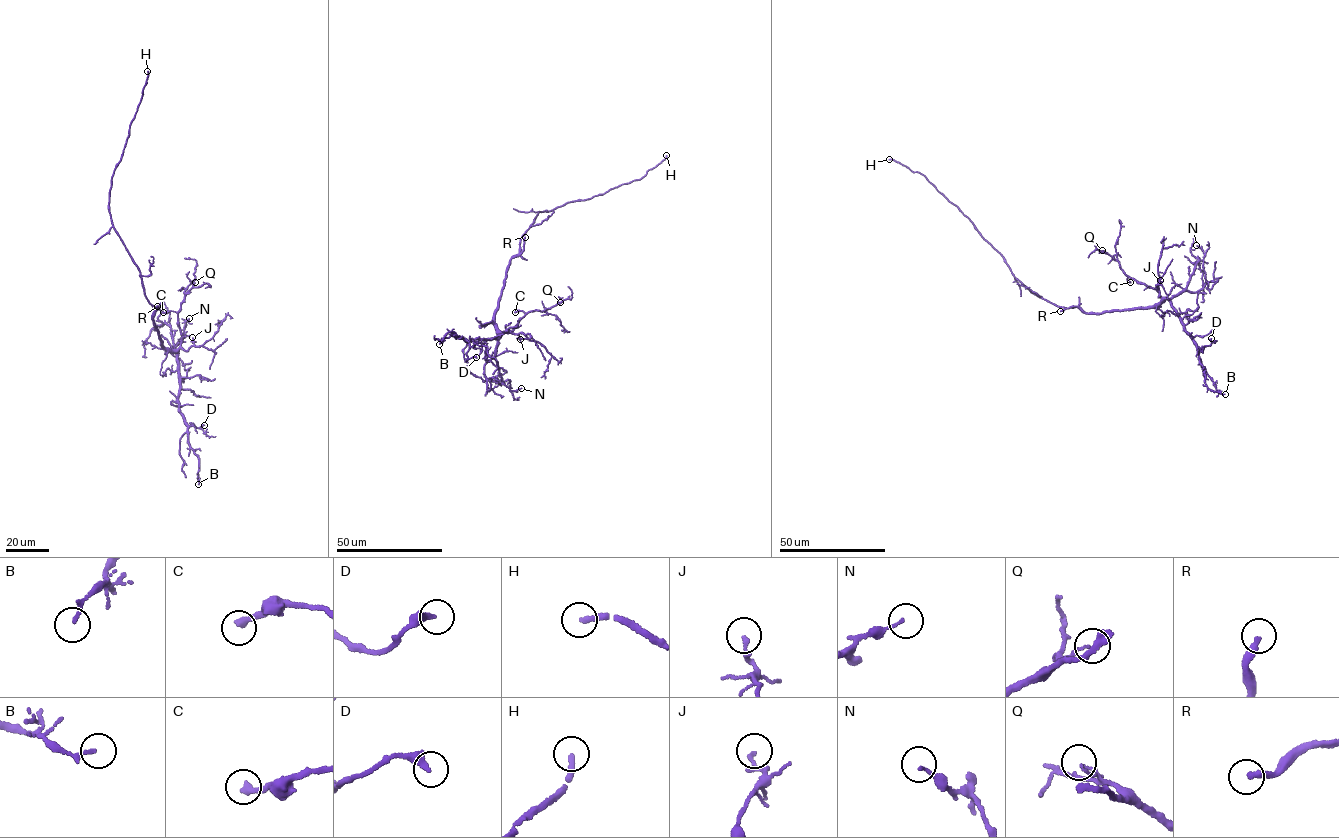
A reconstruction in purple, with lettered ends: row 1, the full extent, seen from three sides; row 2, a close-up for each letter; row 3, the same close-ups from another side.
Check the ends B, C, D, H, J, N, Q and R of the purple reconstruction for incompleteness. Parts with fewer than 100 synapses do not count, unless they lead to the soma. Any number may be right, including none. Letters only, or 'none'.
H, R

